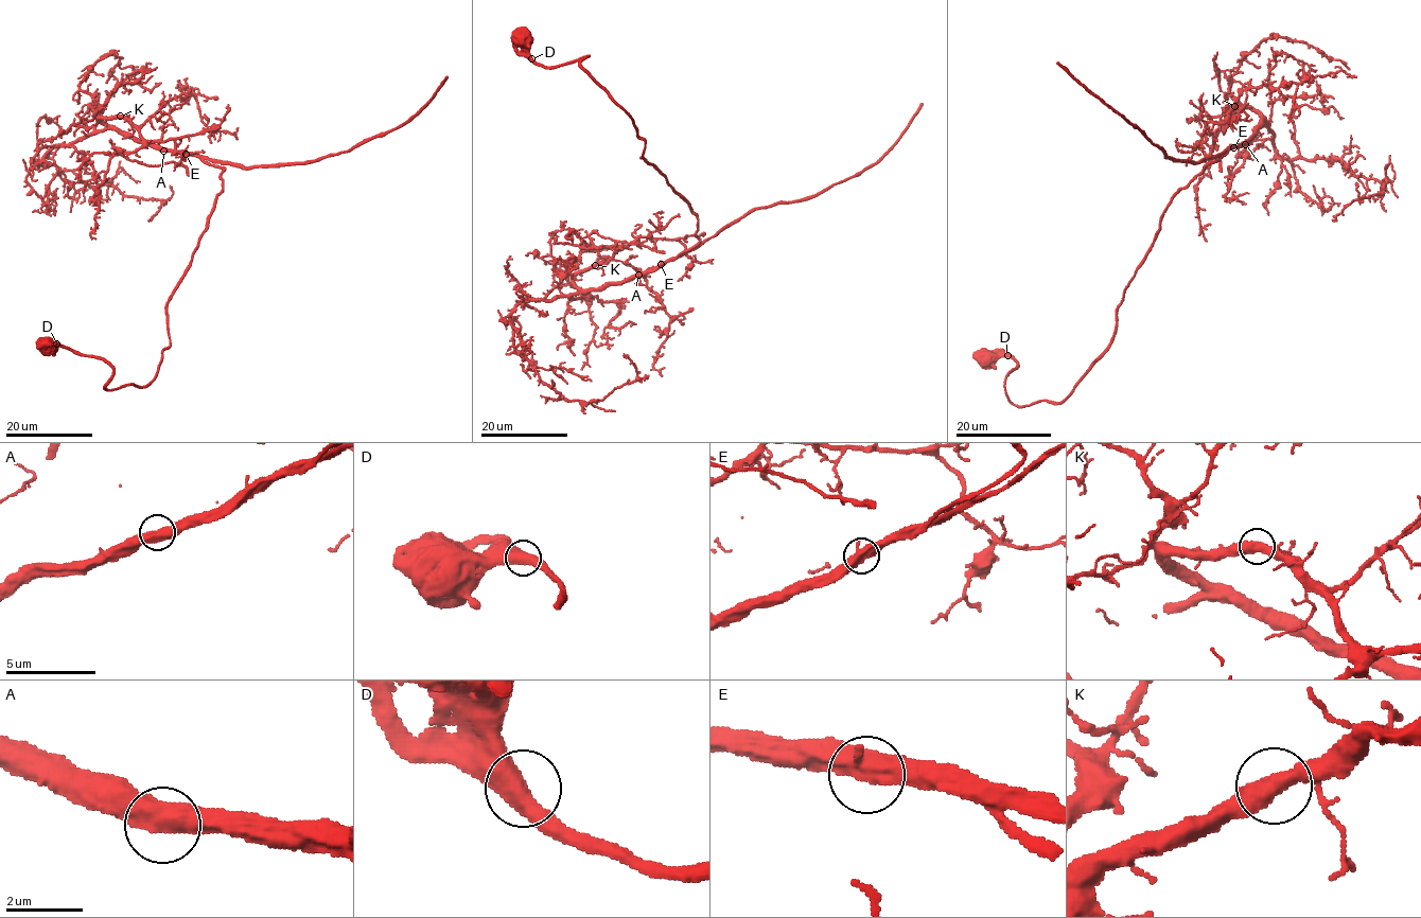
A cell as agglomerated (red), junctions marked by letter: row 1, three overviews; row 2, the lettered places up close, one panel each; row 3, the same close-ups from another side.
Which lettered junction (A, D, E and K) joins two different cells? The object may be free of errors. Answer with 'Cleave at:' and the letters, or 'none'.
Cleave at: none

